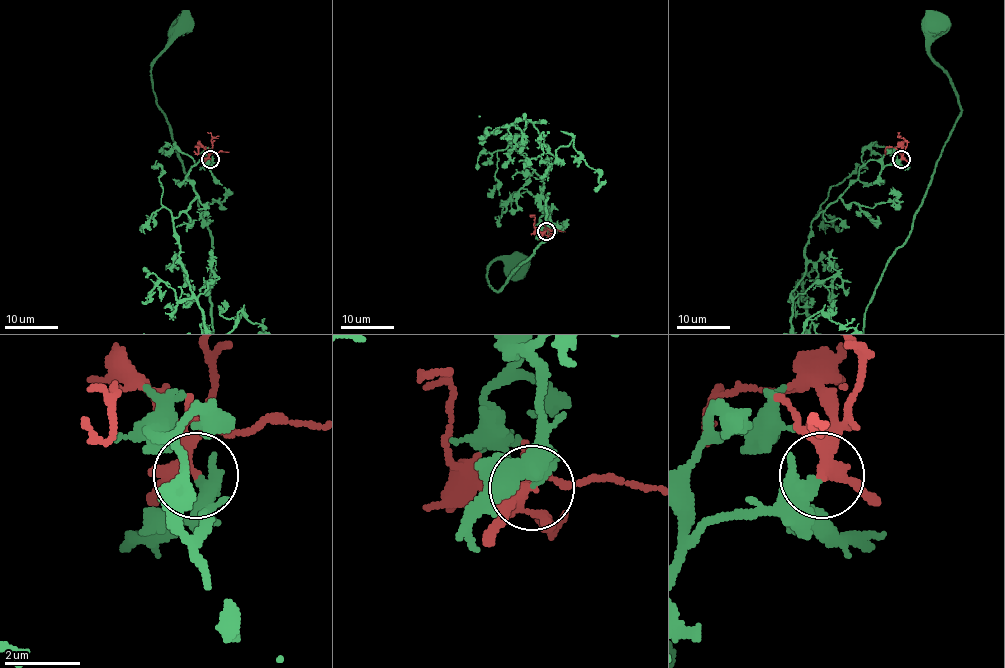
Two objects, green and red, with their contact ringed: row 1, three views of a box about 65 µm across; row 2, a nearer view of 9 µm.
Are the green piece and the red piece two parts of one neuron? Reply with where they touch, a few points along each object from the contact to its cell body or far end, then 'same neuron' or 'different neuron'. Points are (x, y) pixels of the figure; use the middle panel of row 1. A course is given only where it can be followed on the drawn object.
at (546, 231); red runs (545, 231), (535, 226), (535, 218), (529, 214); different neuron

